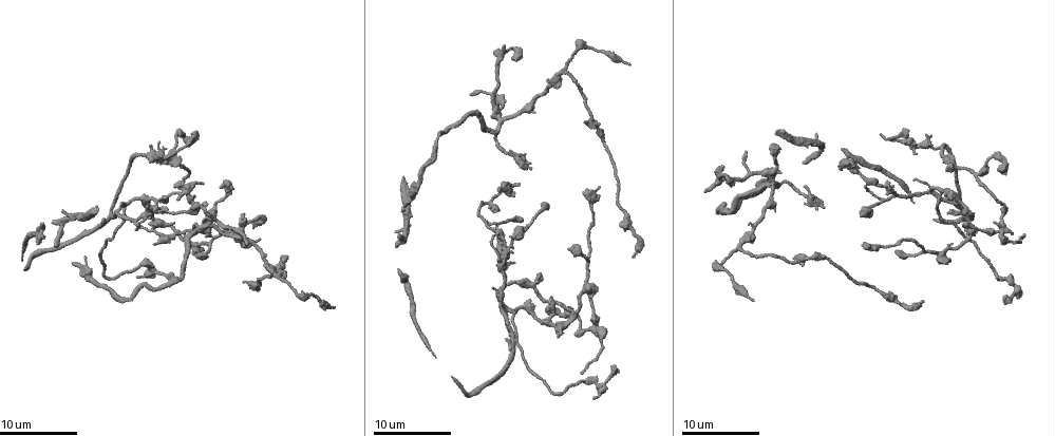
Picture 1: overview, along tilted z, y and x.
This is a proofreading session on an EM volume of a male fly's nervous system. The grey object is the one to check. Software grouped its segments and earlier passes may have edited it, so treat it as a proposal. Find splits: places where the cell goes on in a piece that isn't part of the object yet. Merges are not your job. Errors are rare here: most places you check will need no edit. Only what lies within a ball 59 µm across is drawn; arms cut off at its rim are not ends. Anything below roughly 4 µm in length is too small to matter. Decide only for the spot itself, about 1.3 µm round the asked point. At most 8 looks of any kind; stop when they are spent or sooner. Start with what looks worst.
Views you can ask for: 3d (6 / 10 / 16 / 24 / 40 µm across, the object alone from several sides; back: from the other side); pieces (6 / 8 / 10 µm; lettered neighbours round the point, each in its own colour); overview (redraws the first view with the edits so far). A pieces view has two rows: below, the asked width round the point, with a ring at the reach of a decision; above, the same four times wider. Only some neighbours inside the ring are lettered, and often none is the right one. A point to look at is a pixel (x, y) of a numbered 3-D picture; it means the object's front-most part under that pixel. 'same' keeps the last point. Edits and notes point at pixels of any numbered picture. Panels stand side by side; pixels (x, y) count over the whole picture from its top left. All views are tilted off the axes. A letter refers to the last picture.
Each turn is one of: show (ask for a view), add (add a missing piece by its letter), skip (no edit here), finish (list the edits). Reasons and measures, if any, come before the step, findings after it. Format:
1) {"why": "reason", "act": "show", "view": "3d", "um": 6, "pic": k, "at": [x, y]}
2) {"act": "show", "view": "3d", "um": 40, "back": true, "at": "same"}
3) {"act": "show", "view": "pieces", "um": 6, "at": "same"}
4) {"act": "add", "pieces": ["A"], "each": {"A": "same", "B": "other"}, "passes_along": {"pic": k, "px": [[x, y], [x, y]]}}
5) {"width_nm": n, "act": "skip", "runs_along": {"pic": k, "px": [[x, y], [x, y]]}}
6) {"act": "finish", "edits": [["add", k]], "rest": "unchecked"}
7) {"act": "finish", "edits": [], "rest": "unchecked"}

{"why": "branch stops here", "act": "show", "view": "pieces", "um": 6, "pic": 1, "at": [531, 167]}

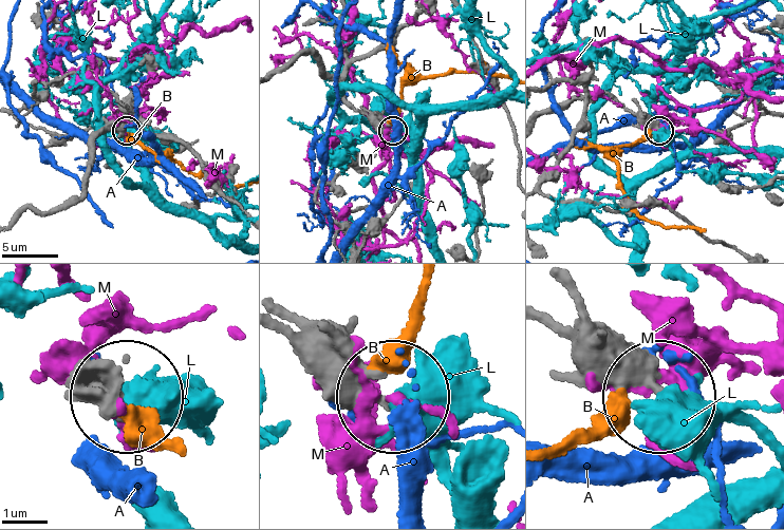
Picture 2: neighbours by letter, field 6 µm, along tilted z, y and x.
{"act": "skip", "each": {"A": "other", "B": "other", "L": "other", "M": "other"}, "runs_along": {"pic": 2, "px": [[546, 319], [656, 392]]}, "found": "no lettered piece goes on from it"}

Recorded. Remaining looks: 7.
{"act": "show", "view": "pieces", "um": 6, "pic": 1, "at": [333, 308]}

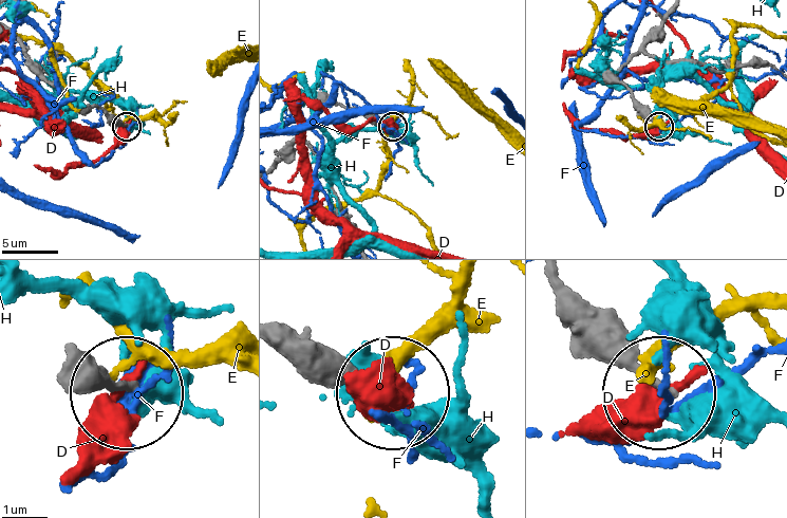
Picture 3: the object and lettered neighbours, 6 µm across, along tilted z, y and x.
{"act": "skip", "each": {"D": "other", "E": "other", "F": "other", "H": "other"}, "found": "no lettered piece goes on from it"}

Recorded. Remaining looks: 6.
{"why": "free end", "act": "show", "view": "pieces", "um": 6, "pic": 1, "at": [495, 208]}

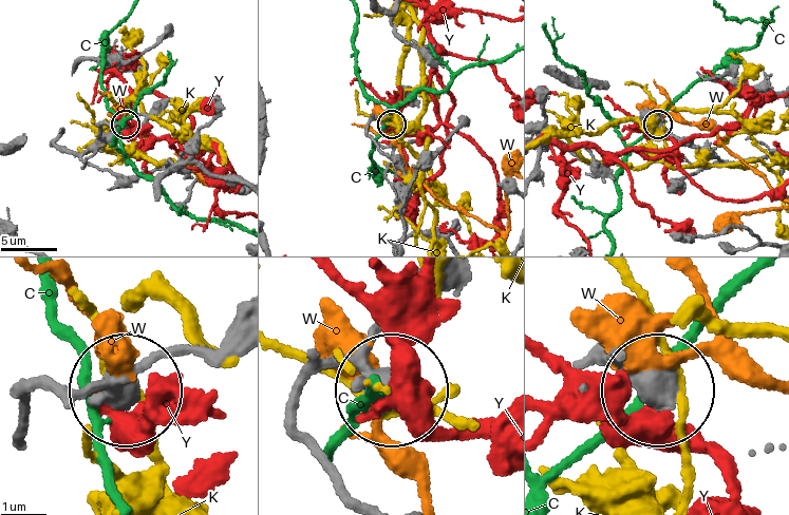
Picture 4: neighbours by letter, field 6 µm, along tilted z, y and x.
{"act": "skip", "each": {"C": "other", "K": "other", "W": "other", "Y": "other"}, "found": "no lettered piece goes on from it"}

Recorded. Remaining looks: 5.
{"act": "show", "view": "pieces", "um": 6, "pic": 1, "at": [497, 96]}

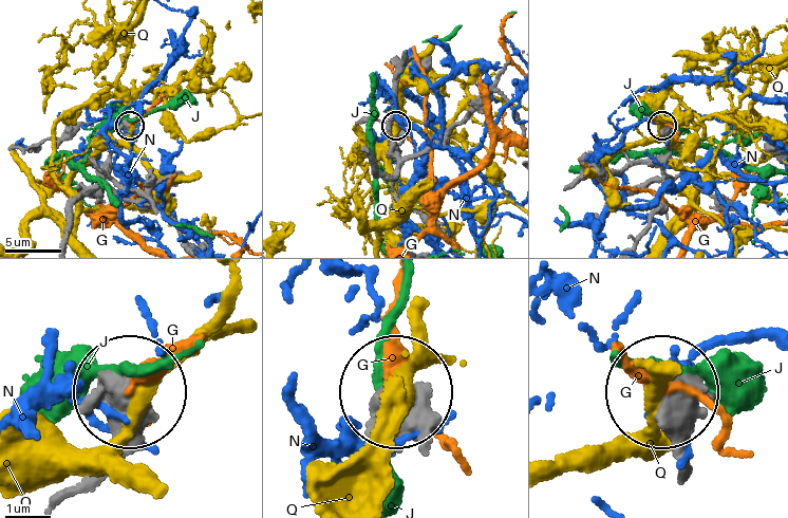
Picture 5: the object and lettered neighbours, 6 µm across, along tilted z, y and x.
{"act": "skip", "each": {"G": "other", "J": "other", "N": "other", "Q": "other"}, "found": "no lettered piece goes on from it"}

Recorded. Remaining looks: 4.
{"act": "finish", "edits": [], "rest": "unchecked"}

